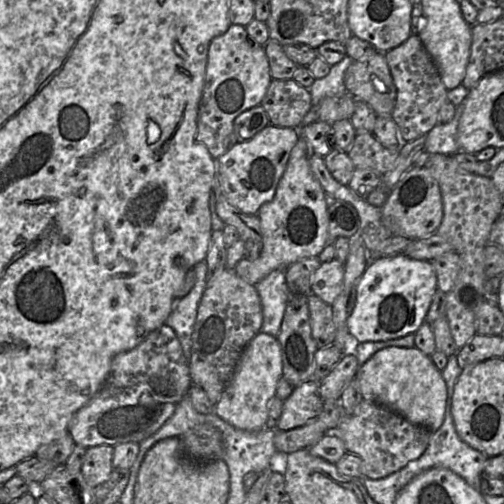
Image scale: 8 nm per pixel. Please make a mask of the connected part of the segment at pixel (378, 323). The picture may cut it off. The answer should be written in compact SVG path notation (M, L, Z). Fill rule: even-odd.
M405 254L371 259L357 284L355 305L347 319L352 345L369 341L393 340L414 334L425 322L436 290L436 272L430 261L412 259Z

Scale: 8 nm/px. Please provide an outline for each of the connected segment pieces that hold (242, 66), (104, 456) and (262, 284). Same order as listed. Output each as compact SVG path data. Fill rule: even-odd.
M232 23L224 34L211 41L198 109L197 140L214 159L218 159L237 142L233 129L235 118L261 104L271 81L264 46L252 42L244 26Z
M106 444L87 448L80 472L89 486L96 488L109 478L113 452L114 447Z
M274 270L254 285L262 306L261 333L277 337L282 318L291 295L285 278L285 270Z

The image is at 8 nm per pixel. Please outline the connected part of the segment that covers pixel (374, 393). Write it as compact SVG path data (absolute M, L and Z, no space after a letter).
M388 347L376 352L360 365L355 379L364 400L380 404L409 422L435 432L442 425L446 409L447 386L442 372L430 356L416 347Z

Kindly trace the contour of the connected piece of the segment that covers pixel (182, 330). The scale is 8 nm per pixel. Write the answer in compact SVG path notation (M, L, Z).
M205 259L197 263L193 267L193 270L196 275L195 285L182 299L175 298L173 301L173 309L165 322L165 324L174 330L187 364L191 357L192 334L198 305L207 282L207 263Z

